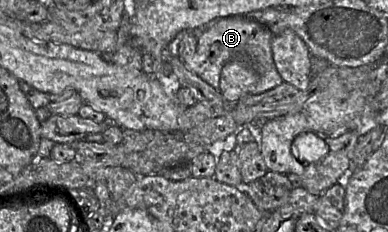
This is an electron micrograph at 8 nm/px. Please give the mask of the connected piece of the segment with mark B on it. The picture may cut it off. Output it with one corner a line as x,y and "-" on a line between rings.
245,16
221,18
207,26
207,28
198,32
198,44
194,56
182,60
186,67
203,81
219,90
223,67
230,61
242,59
257,74
257,82
251,87
249,94
260,94
283,83
273,61
271,42
274,35
269,28
247,19

